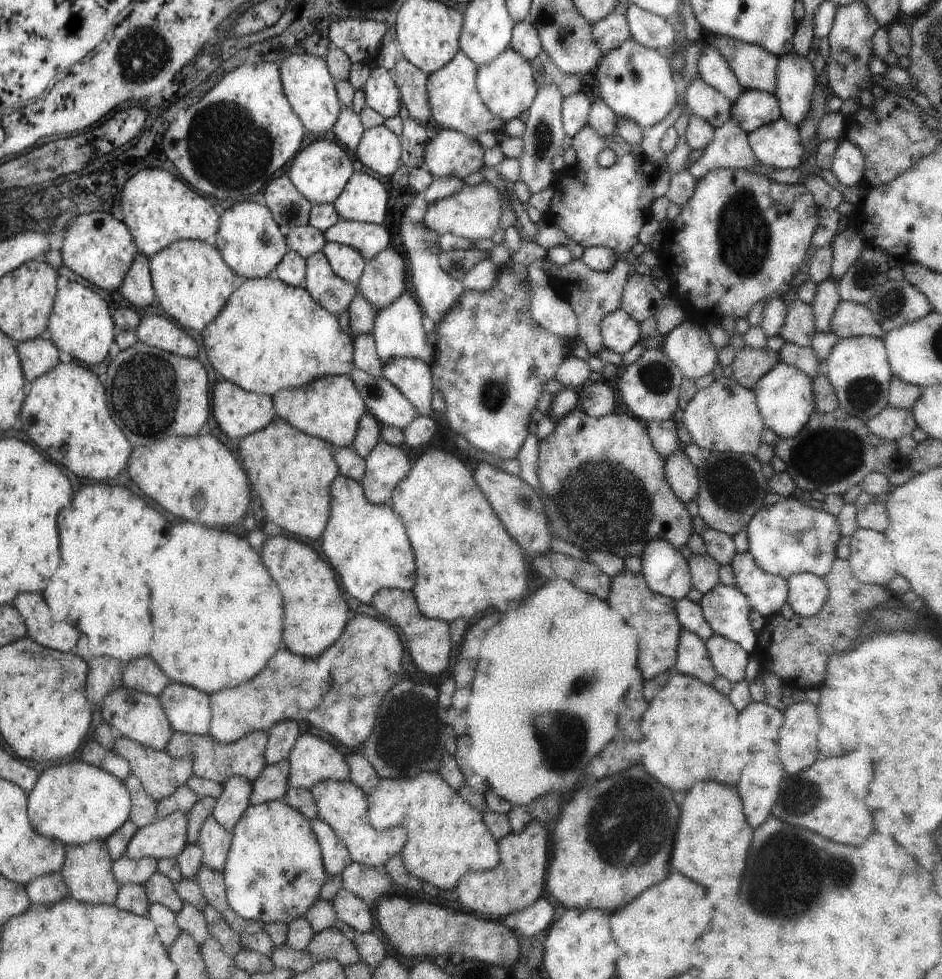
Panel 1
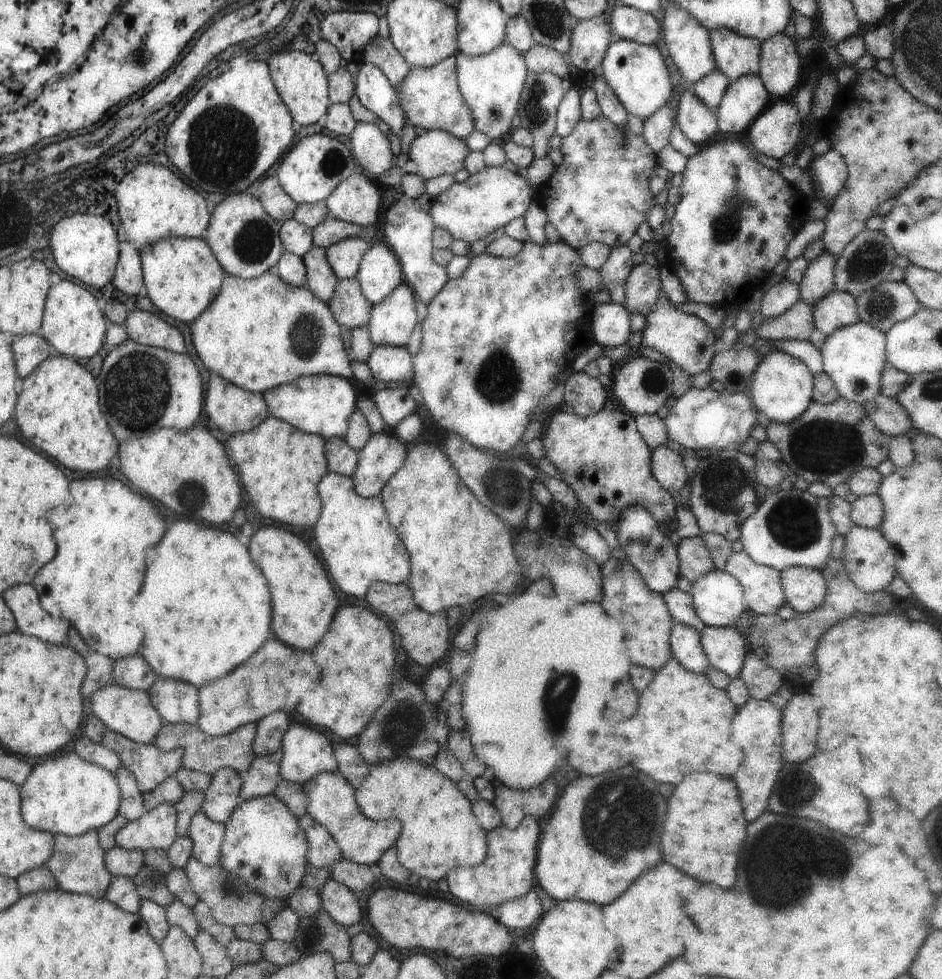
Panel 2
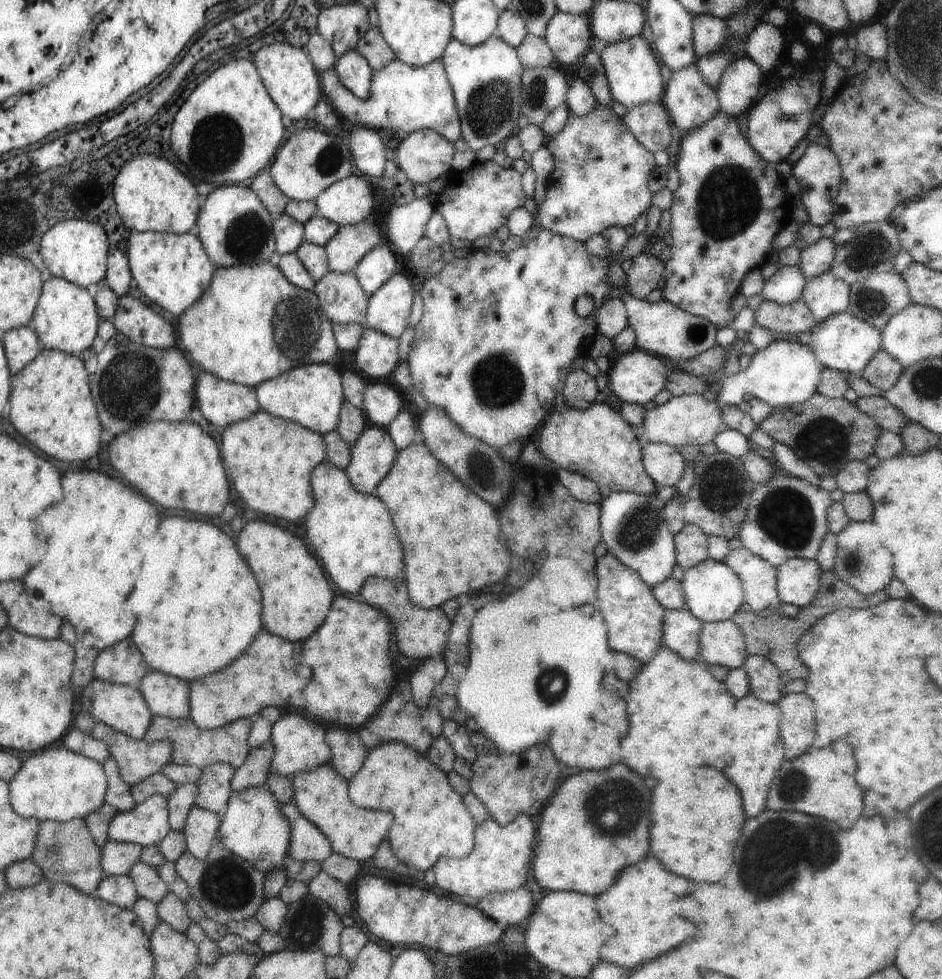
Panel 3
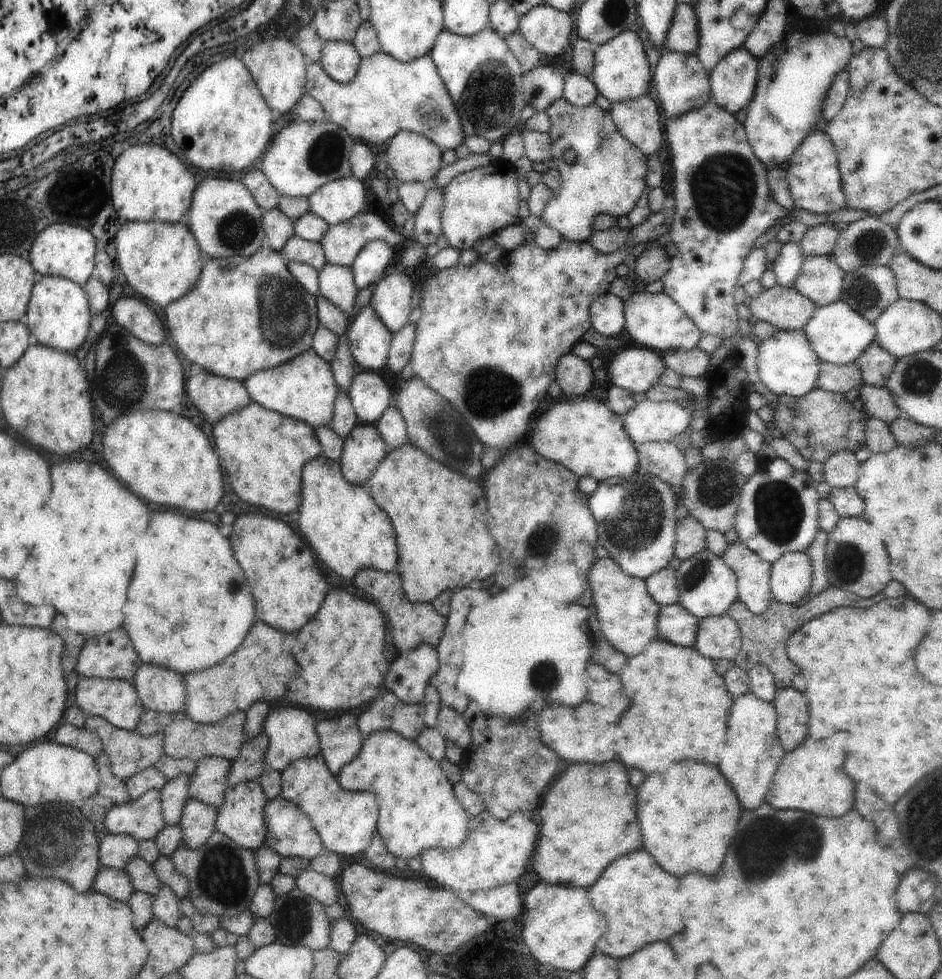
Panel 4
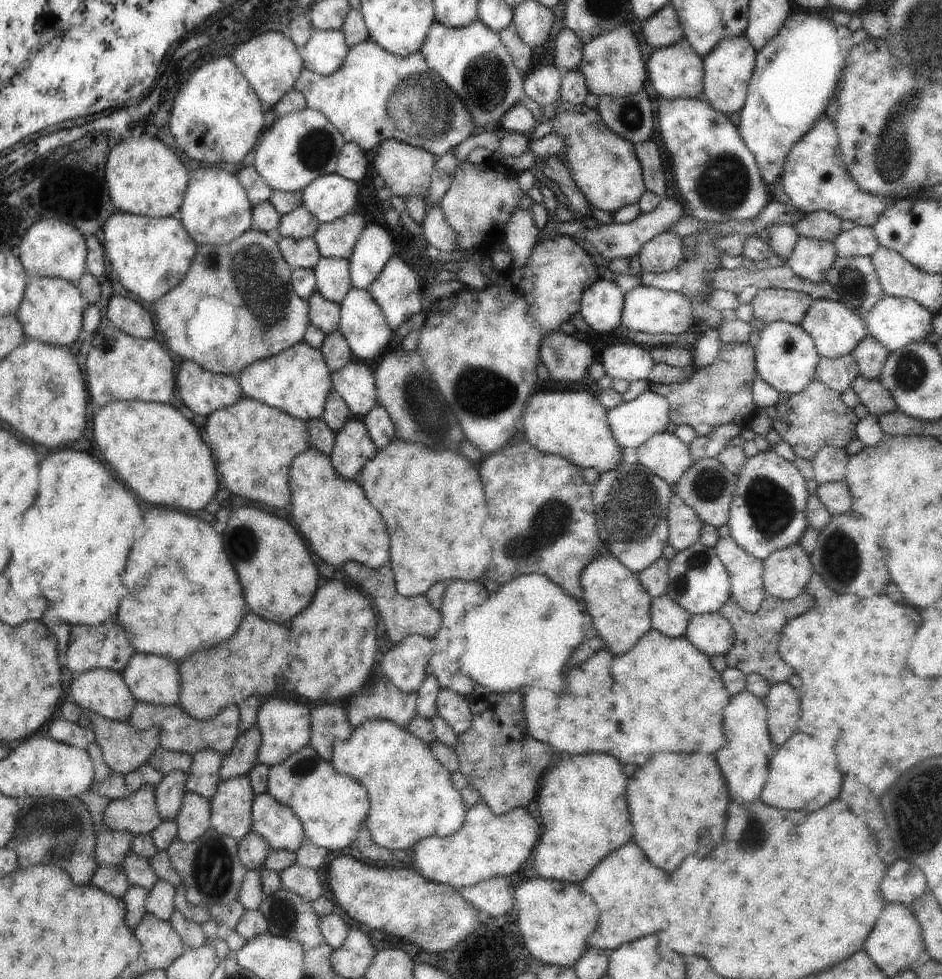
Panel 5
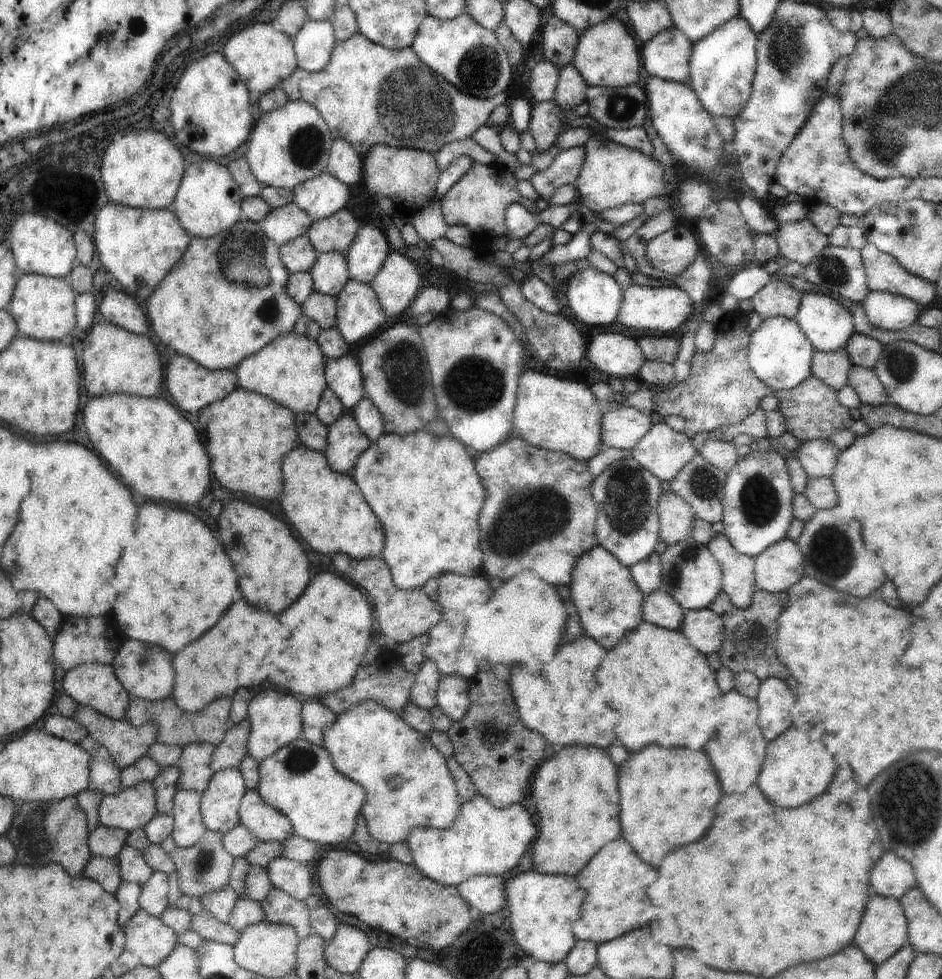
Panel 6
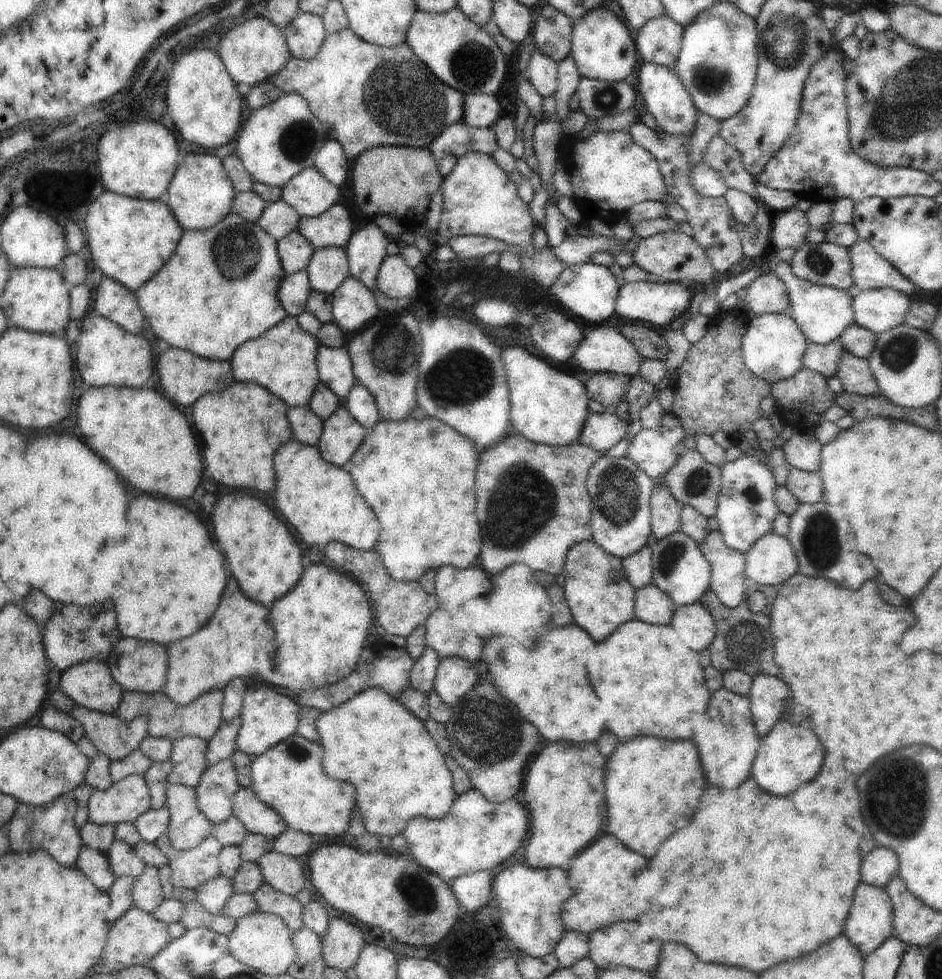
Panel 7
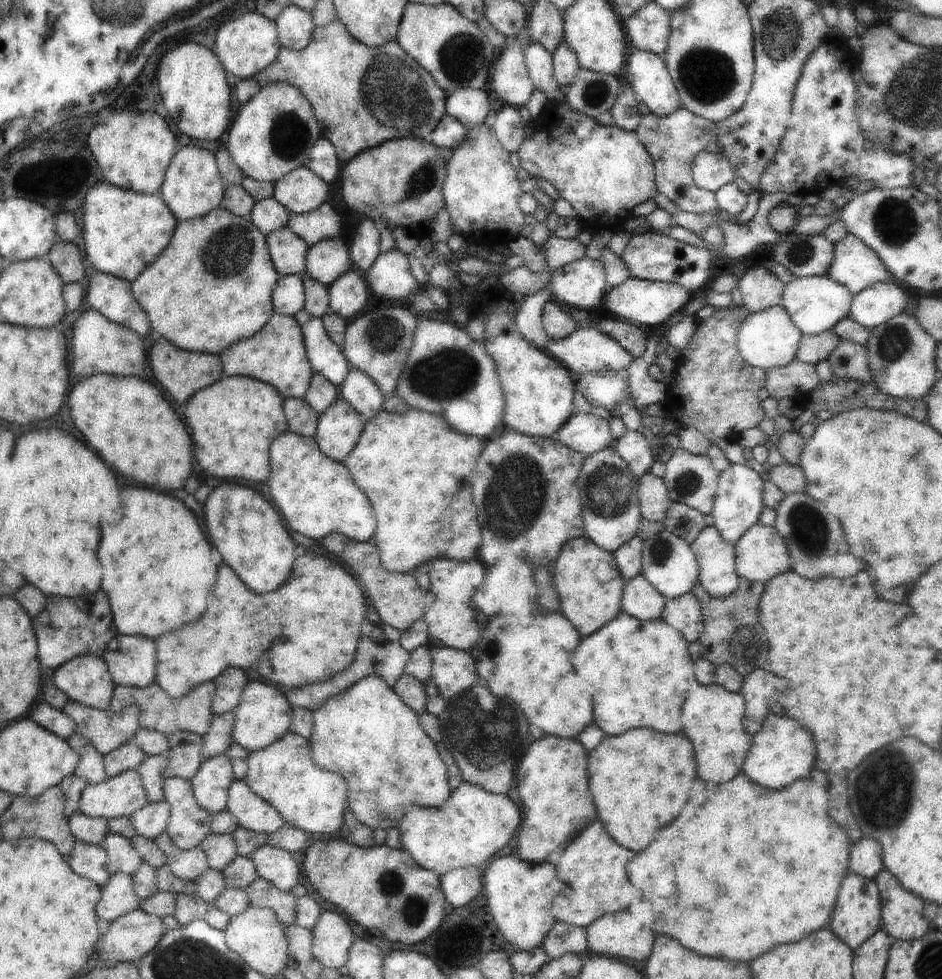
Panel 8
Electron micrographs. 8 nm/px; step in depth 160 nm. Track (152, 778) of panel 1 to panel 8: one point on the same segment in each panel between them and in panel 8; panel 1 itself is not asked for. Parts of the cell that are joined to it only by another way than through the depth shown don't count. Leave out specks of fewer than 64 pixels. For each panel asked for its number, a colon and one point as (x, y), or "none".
2: (150, 765)
3: (137, 759)
4: (129, 753)
5: (124, 748)
6: (126, 744)
7: (115, 738)
8: (106, 730)

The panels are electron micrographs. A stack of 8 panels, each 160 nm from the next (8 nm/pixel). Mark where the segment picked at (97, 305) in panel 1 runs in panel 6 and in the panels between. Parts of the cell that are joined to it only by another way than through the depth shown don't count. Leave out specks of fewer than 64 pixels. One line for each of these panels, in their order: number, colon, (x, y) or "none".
2: (73, 324)
3: (66, 319)
4: (58, 316)
5: (52, 310)
6: (42, 306)

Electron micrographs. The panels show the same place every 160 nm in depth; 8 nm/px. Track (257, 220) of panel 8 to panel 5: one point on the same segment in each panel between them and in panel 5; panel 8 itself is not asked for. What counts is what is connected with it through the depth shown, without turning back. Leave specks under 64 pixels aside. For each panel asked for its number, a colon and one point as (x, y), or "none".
5: (300, 223)
6: (288, 222)
7: (278, 218)

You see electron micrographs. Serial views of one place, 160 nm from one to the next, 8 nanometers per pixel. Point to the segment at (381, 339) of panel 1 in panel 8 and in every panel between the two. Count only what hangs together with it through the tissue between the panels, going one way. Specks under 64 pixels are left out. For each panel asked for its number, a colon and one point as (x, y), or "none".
2: (392, 320)
3: (389, 307)
4: (392, 296)
5: (397, 290)
6: (398, 282)
7: (396, 279)
8: (390, 277)

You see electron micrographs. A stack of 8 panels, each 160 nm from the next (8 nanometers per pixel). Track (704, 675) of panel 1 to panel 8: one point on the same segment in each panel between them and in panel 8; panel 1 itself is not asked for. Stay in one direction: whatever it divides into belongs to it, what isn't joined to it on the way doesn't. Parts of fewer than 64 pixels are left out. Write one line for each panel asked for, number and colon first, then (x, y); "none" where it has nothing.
2: (685, 642)
3: (682, 629)
4: (675, 624)
5: (668, 617)
6: (659, 608)
7: (653, 606)
8: (641, 600)

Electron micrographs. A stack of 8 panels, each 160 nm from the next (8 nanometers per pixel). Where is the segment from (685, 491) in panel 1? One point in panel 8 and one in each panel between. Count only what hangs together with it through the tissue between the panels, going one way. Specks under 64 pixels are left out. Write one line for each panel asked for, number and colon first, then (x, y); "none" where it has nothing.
2: (667, 465)
3: (663, 462)
4: (663, 459)
5: (665, 455)
6: (663, 451)
7: (655, 450)
8: (633, 448)

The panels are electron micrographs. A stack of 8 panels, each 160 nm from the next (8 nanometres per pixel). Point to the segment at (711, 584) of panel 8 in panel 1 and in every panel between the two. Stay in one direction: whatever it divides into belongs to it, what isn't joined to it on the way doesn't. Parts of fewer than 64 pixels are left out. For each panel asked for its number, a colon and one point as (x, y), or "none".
1: (767, 594)
2: (764, 594)
3: (758, 576)
4: (752, 573)
5: (745, 571)
6: (738, 583)
7: (728, 581)

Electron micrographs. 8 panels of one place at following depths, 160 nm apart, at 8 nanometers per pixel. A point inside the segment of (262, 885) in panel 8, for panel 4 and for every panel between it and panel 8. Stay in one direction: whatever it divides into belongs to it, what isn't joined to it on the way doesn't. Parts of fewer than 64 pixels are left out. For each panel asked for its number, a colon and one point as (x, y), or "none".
4: (298, 919)
5: (289, 915)
6: (279, 906)
7: (270, 900)

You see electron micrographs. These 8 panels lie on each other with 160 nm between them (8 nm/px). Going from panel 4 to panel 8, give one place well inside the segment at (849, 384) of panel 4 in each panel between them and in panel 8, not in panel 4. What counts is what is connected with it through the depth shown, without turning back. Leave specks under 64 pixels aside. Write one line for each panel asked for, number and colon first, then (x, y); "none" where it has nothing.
5: (837, 374)
6: (832, 368)
7: (823, 359)
8: (813, 349)

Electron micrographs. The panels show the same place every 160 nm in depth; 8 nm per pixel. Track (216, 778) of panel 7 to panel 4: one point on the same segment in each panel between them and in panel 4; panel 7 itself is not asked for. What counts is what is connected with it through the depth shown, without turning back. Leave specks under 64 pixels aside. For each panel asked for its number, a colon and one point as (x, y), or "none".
4: (241, 817)
5: (232, 805)
6: (220, 802)

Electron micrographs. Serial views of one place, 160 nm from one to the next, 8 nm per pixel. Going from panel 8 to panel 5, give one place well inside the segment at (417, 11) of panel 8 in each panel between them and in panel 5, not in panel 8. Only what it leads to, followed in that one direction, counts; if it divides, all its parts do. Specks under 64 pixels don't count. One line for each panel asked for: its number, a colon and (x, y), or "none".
5: (474, 61)
6: (470, 56)
7: (463, 54)

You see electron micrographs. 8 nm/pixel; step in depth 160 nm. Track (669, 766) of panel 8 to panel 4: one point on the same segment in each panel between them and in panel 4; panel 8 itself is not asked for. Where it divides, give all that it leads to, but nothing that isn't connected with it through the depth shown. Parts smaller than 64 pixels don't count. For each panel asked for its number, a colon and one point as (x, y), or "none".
4: (691, 814)
5: (678, 802)
6: (662, 788)
7: (653, 786)

